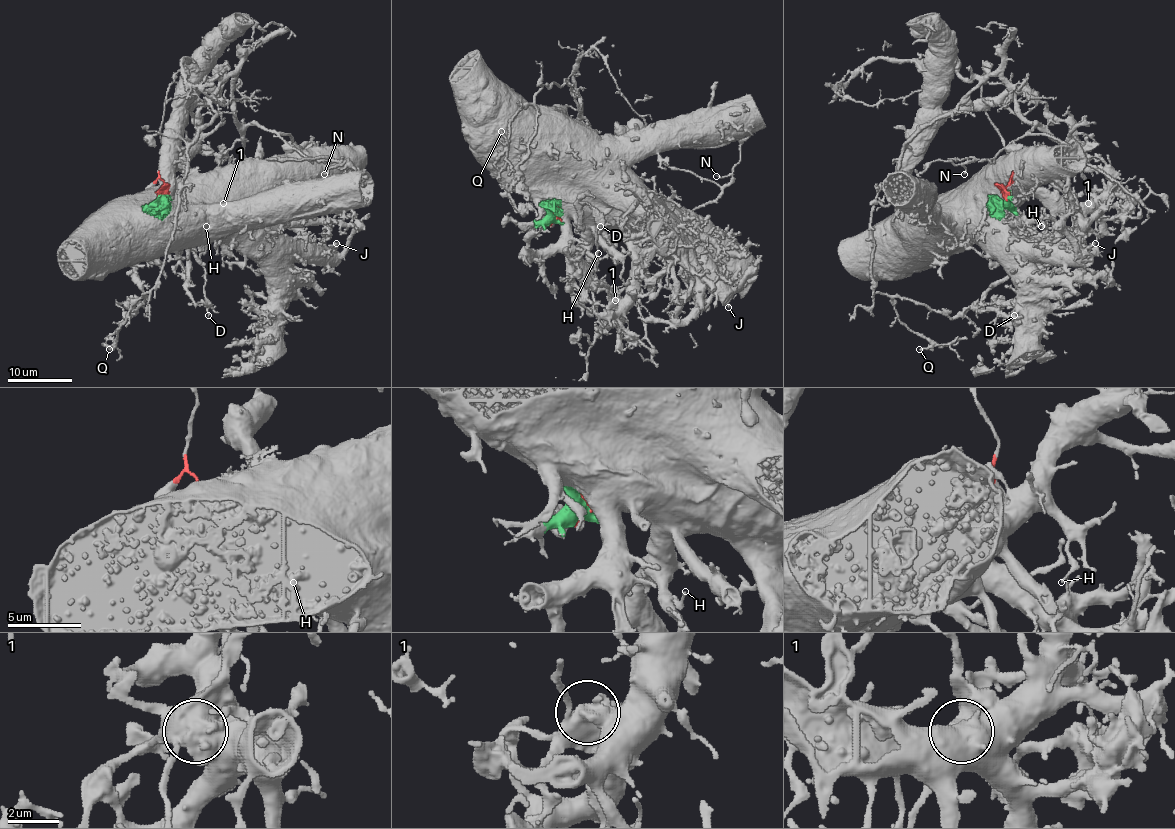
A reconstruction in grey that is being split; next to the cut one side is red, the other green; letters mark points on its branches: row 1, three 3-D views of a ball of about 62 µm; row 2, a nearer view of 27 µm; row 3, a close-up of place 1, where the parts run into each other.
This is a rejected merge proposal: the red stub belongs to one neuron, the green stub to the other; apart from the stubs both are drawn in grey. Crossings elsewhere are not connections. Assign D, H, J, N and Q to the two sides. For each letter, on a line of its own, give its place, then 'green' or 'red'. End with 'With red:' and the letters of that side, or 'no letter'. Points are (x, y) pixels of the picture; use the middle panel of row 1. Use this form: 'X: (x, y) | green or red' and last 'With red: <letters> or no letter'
D: (600, 226) | red
H: (598, 253) | green
J: (728, 307) | green
N: (716, 176) | red
Q: (501, 131) | red
With red: D, N, Q

